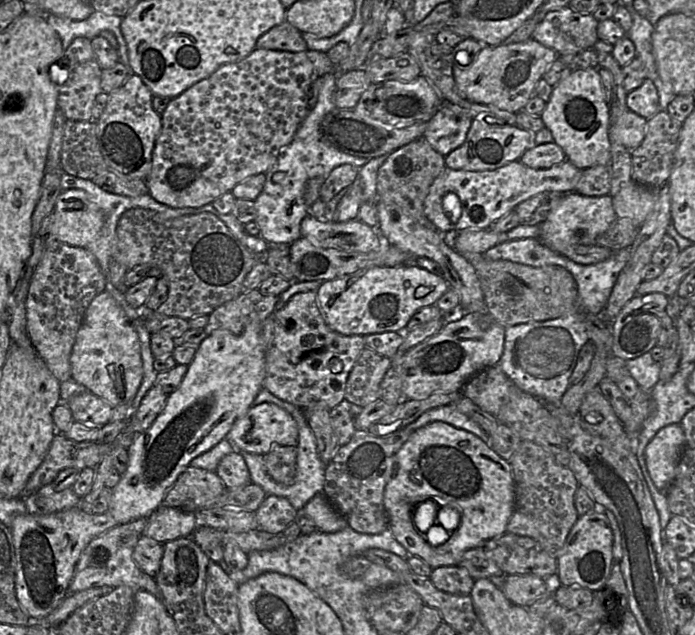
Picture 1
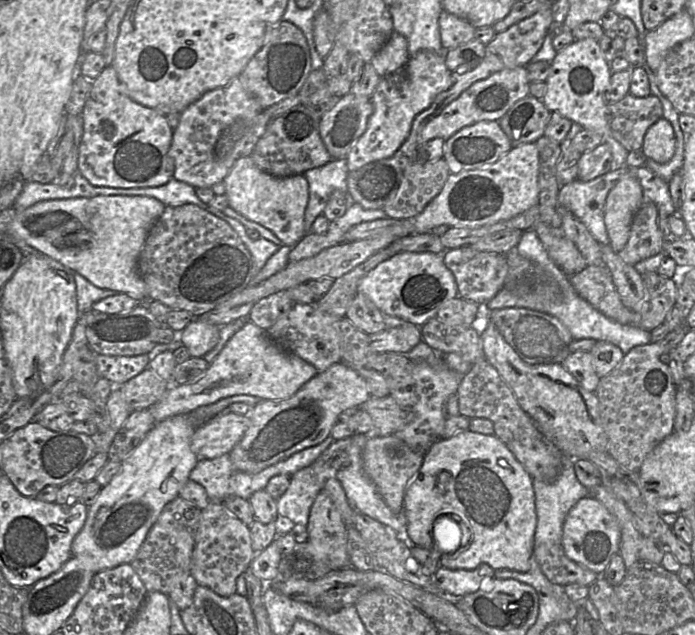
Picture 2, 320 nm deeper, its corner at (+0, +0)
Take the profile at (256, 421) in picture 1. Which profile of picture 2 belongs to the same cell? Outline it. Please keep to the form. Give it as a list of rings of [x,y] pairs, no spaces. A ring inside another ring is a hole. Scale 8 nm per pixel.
[[[222,412],[198,426],[190,448],[198,460],[229,453],[241,440],[249,425],[249,415]]]

